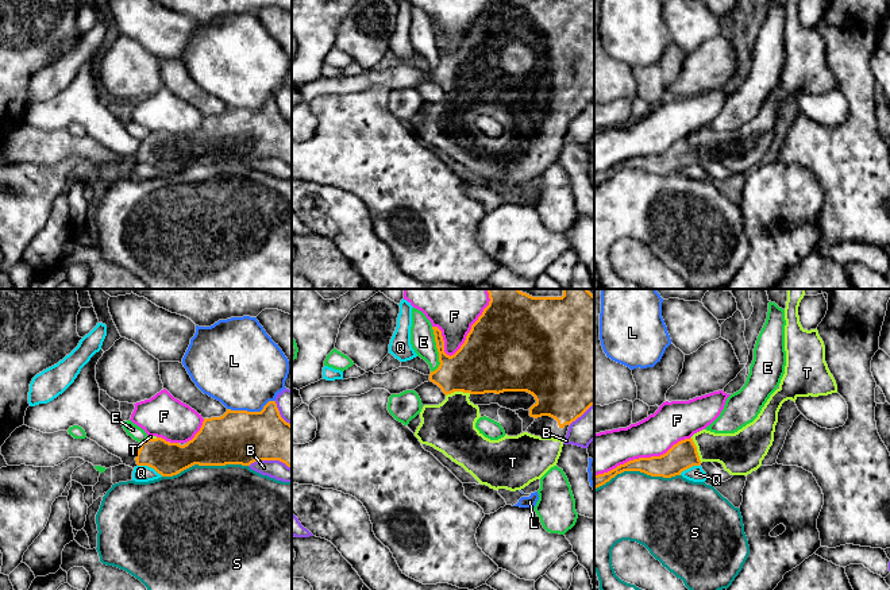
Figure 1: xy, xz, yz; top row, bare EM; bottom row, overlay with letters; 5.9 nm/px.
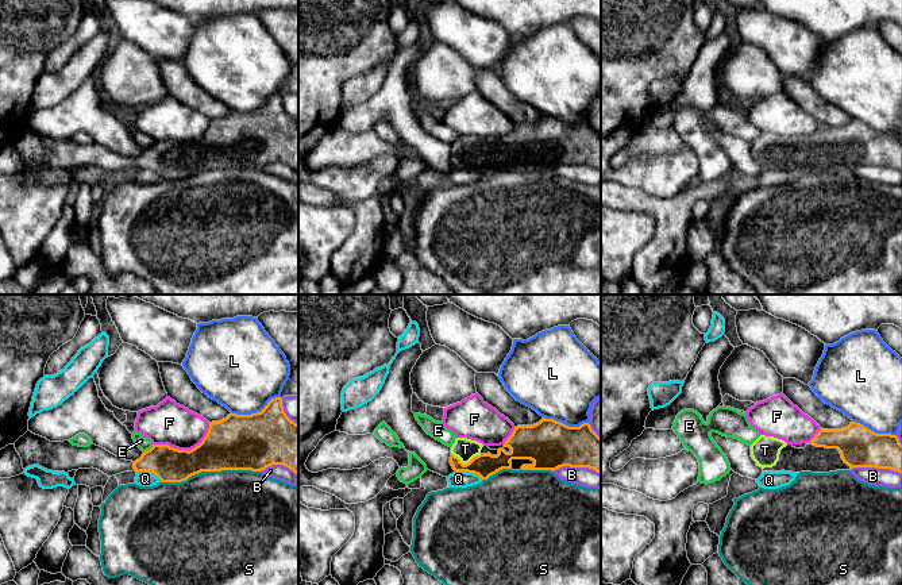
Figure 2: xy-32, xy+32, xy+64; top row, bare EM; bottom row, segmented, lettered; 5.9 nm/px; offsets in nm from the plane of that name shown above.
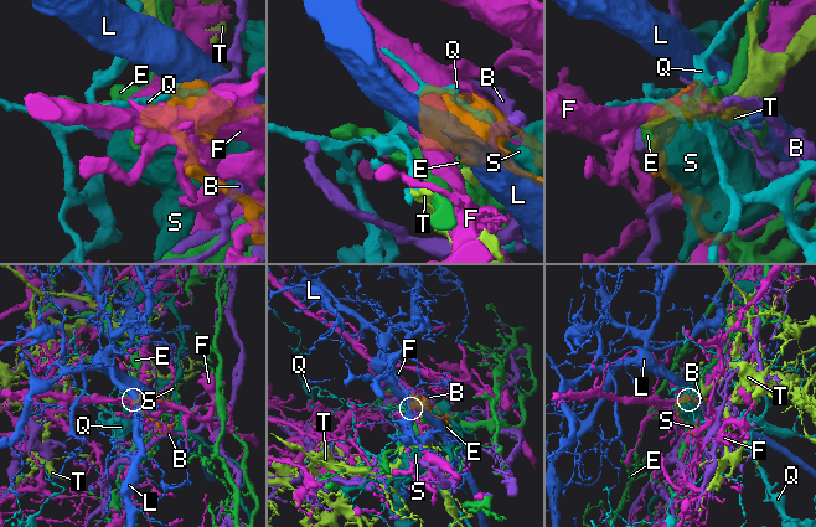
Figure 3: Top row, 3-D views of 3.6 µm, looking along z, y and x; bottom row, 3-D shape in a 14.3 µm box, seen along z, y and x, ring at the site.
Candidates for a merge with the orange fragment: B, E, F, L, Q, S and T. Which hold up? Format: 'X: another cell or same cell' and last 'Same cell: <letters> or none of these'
B: another cell
E: another cell
F: another cell
L: another cell
Q: another cell
S: another cell
T: same cell
Same cell: T

